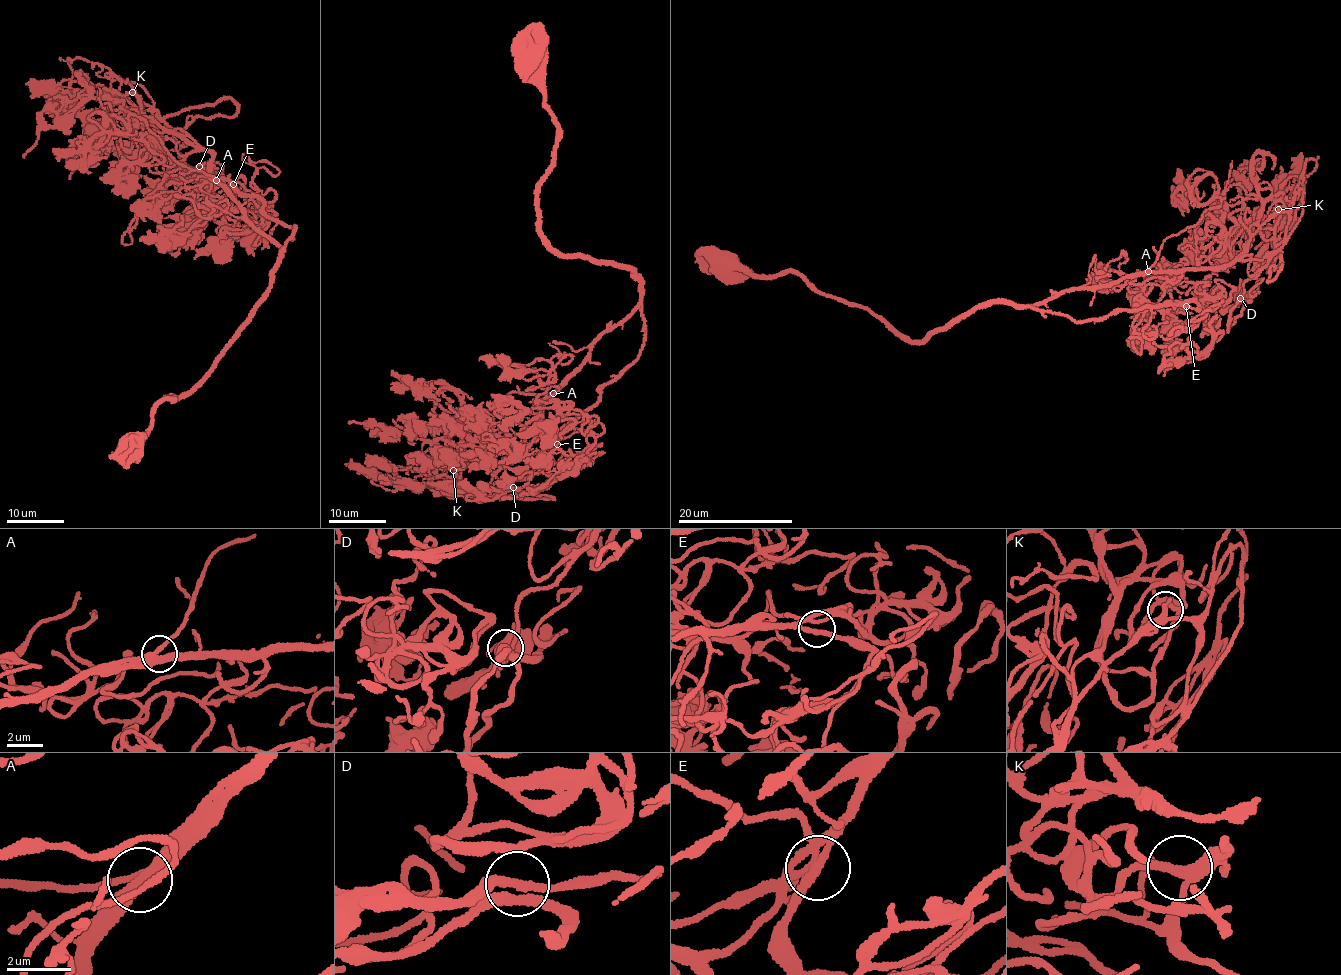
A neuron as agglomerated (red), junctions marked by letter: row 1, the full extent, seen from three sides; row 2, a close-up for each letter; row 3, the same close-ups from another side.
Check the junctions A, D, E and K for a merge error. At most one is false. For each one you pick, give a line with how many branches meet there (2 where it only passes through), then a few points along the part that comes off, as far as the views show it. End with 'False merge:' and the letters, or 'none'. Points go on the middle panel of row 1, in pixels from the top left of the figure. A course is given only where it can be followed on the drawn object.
False merge: none

